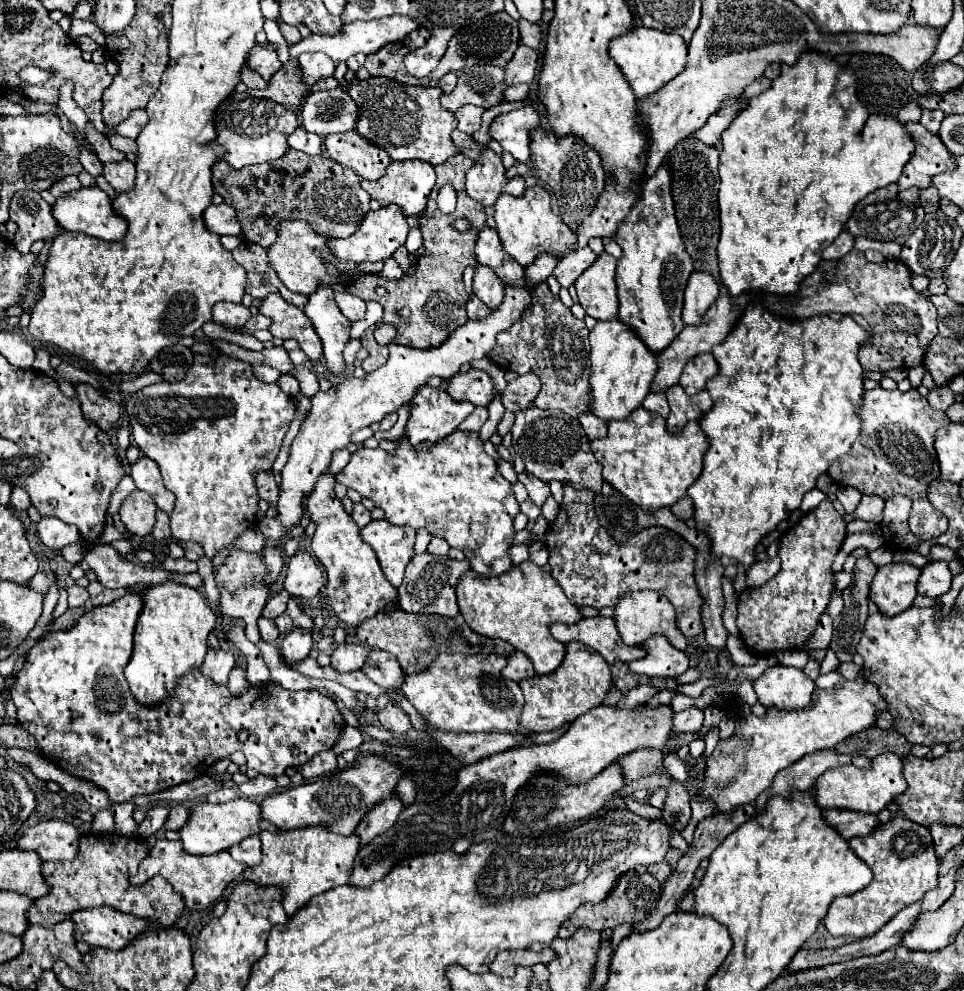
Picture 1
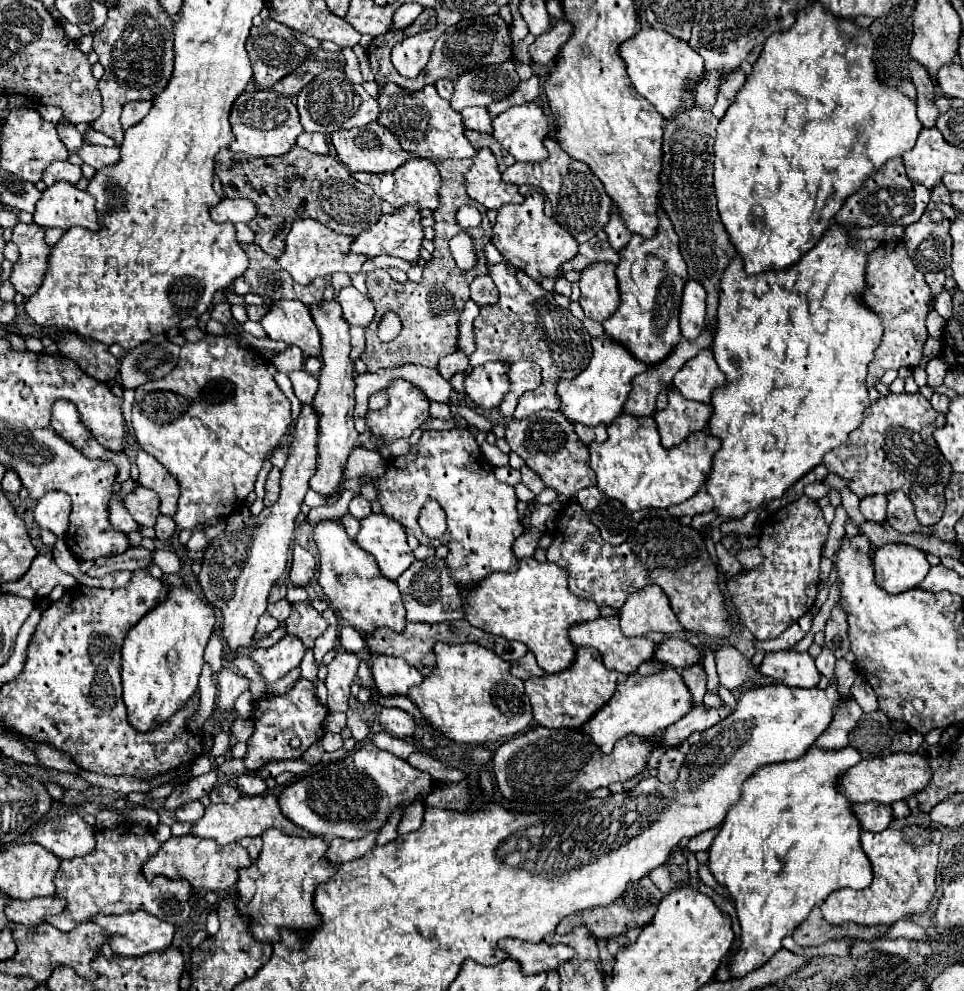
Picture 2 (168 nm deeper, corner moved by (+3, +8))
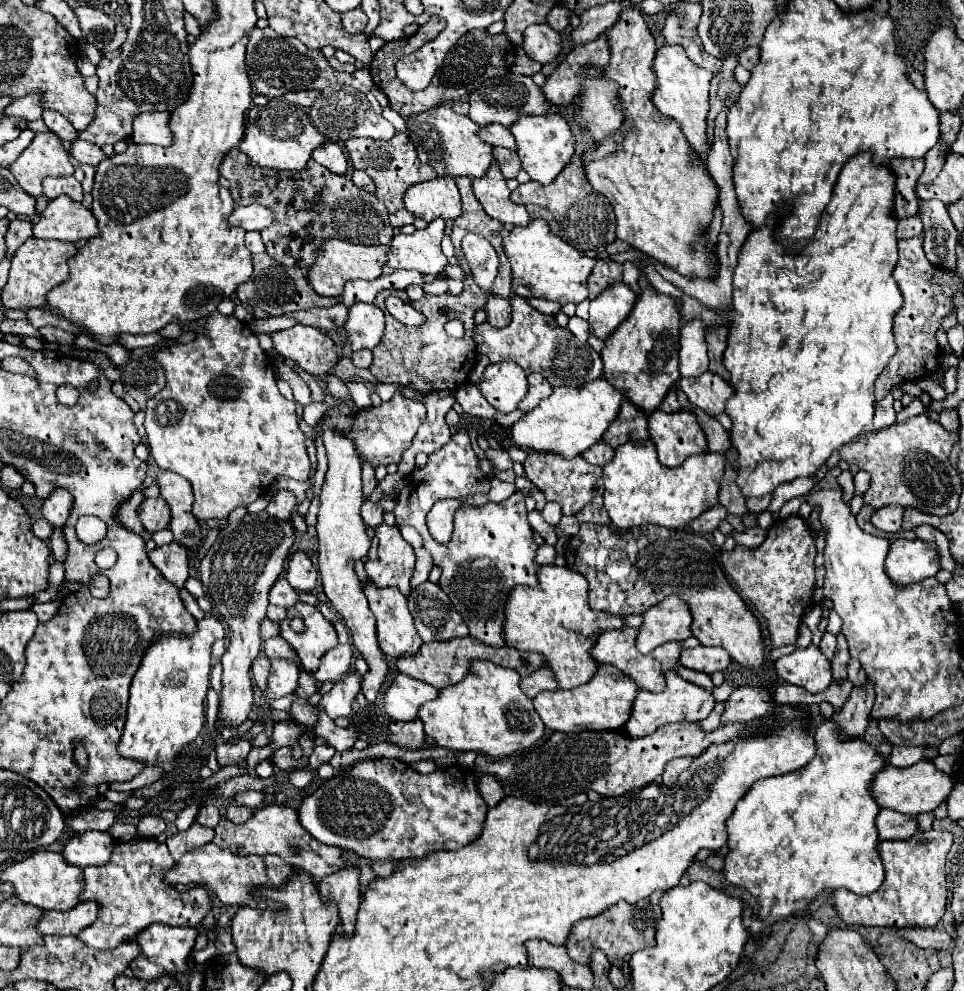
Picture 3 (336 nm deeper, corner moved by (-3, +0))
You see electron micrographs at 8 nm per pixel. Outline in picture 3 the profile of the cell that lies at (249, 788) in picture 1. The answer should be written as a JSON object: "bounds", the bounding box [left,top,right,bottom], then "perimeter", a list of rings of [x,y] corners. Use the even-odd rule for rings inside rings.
{"bounds":[233,790,265,810],"perimeter":[[[247,790],[247,792],[237,794],[233,800],[235,800],[235,804],[243,804],[243,806],[255,810],[255,808],[259,808],[263,804],[265,794],[263,792],[255,792],[255,790]]]}

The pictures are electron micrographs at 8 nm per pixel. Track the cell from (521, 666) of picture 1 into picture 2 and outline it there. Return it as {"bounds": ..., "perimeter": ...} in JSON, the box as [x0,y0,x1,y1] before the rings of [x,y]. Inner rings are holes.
{"bounds":[511,652,545,680],"perimeter":[[[527,652],[521,660],[517,660],[517,664],[511,664],[511,674],[527,680],[531,676],[545,676],[545,672],[539,668],[539,664],[535,662],[535,656],[531,652]]]}

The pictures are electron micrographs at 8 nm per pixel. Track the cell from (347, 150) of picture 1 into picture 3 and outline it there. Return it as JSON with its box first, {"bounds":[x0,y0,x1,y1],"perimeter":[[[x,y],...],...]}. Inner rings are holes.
{"bounds":[345,132,437,228],"perimeter":[[[397,132],[391,140],[371,140],[371,138],[351,138],[345,142],[351,164],[355,170],[363,170],[371,176],[371,180],[377,186],[377,198],[387,202],[387,212],[389,212],[389,222],[395,228],[401,228],[403,224],[409,224],[415,220],[415,216],[403,208],[403,194],[411,184],[433,180],[437,174],[429,164],[421,164],[417,158],[417,150],[413,142],[409,140],[407,134]]]}

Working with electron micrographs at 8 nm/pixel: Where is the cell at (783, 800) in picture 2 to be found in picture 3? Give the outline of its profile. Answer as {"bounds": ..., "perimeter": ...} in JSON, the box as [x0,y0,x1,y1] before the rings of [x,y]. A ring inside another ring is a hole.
{"bounds":[723,718,885,936],"perimeter":[[[827,718],[813,736],[819,748],[817,756],[807,766],[789,774],[761,778],[755,782],[735,806],[733,816],[727,820],[729,852],[725,856],[723,874],[731,884],[745,888],[757,898],[761,920],[759,934],[763,936],[771,934],[771,928],[779,920],[807,912],[809,904],[827,890],[847,888],[855,894],[871,894],[885,878],[883,864],[875,850],[879,842],[875,826],[879,806],[869,794],[871,778],[885,766],[885,762],[877,756],[877,752],[873,752],[869,744],[863,742],[863,738],[839,742],[835,726]]]}

